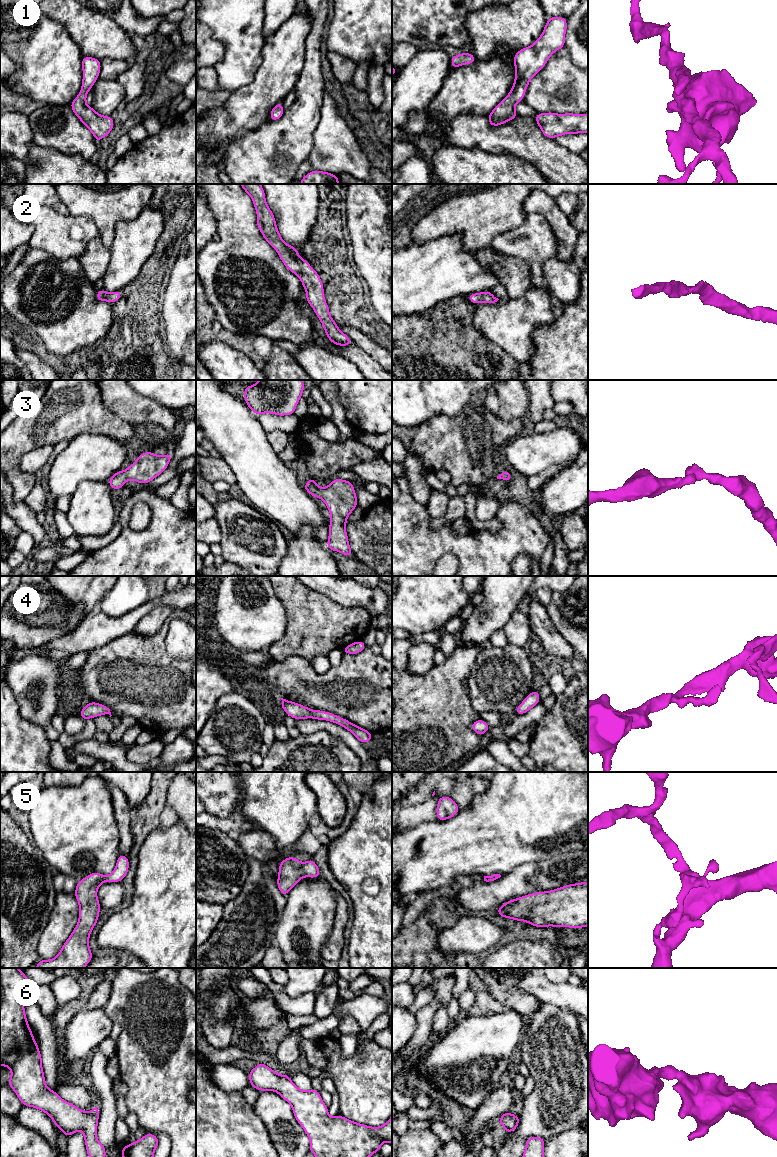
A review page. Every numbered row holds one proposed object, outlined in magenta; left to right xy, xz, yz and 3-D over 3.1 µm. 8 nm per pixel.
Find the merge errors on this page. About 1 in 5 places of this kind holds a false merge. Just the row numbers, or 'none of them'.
none of them

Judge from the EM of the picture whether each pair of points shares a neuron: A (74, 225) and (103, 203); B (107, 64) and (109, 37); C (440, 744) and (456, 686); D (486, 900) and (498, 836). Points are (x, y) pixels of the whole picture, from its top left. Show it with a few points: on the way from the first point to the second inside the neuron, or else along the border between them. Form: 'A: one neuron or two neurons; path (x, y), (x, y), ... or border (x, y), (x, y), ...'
A: two neurons; border (69, 214), (88, 216), (95, 224), (99, 235)
B: two neurons; border (100, 60), (115, 58), (127, 59), (130, 62)
C: one neuron; path (440, 730), (440, 702), (442, 700)
D: two neurons; border (522, 864), (501, 876)

